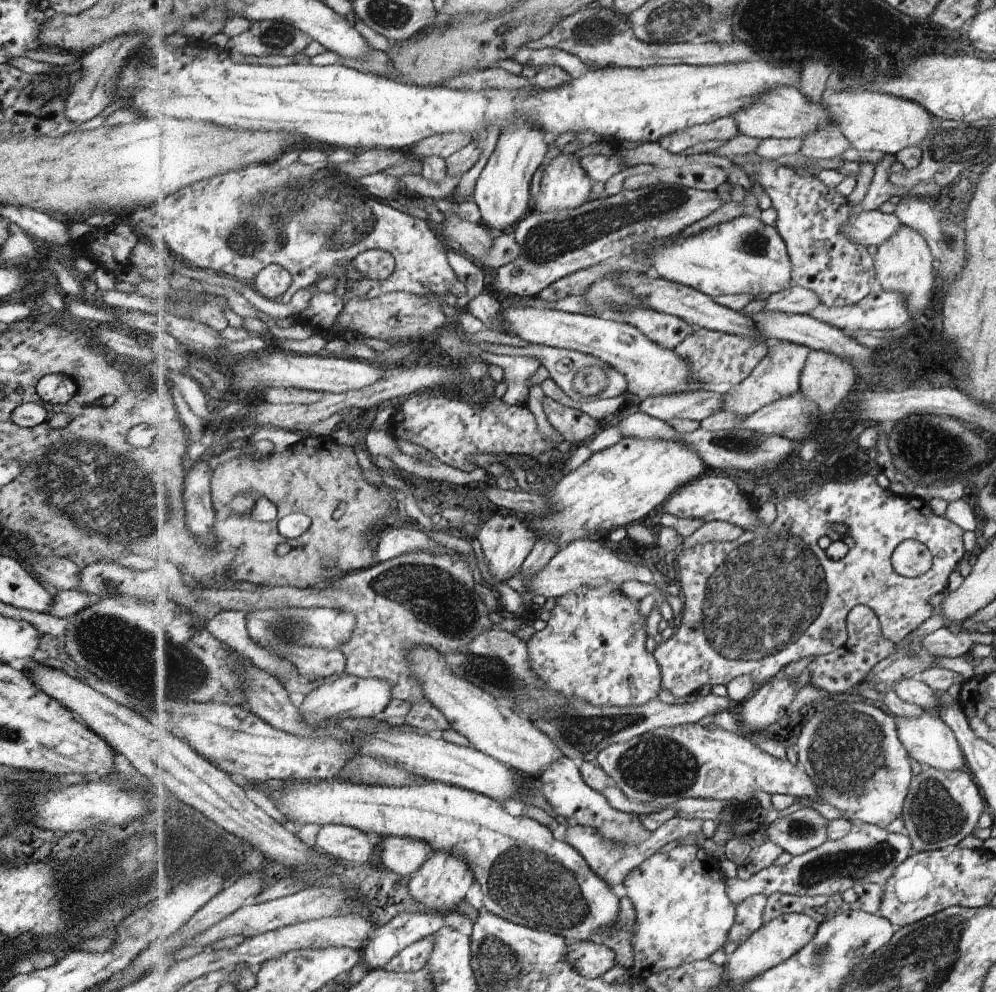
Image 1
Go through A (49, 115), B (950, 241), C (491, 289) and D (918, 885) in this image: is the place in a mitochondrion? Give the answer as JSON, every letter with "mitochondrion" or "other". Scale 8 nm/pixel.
{"A":"other","B":"mitochondrion","C":"other","D":"other"}

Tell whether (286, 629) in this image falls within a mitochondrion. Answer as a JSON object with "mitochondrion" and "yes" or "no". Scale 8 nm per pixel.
{"mitochondrion":"yes"}

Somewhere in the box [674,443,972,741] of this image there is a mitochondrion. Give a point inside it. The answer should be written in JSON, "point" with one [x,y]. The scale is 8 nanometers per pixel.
{"point":[759,600]}

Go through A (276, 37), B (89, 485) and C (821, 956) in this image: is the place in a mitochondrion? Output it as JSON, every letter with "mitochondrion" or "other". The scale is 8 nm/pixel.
{"A":"mitochondrion","B":"mitochondrion","C":"mitochondrion"}

